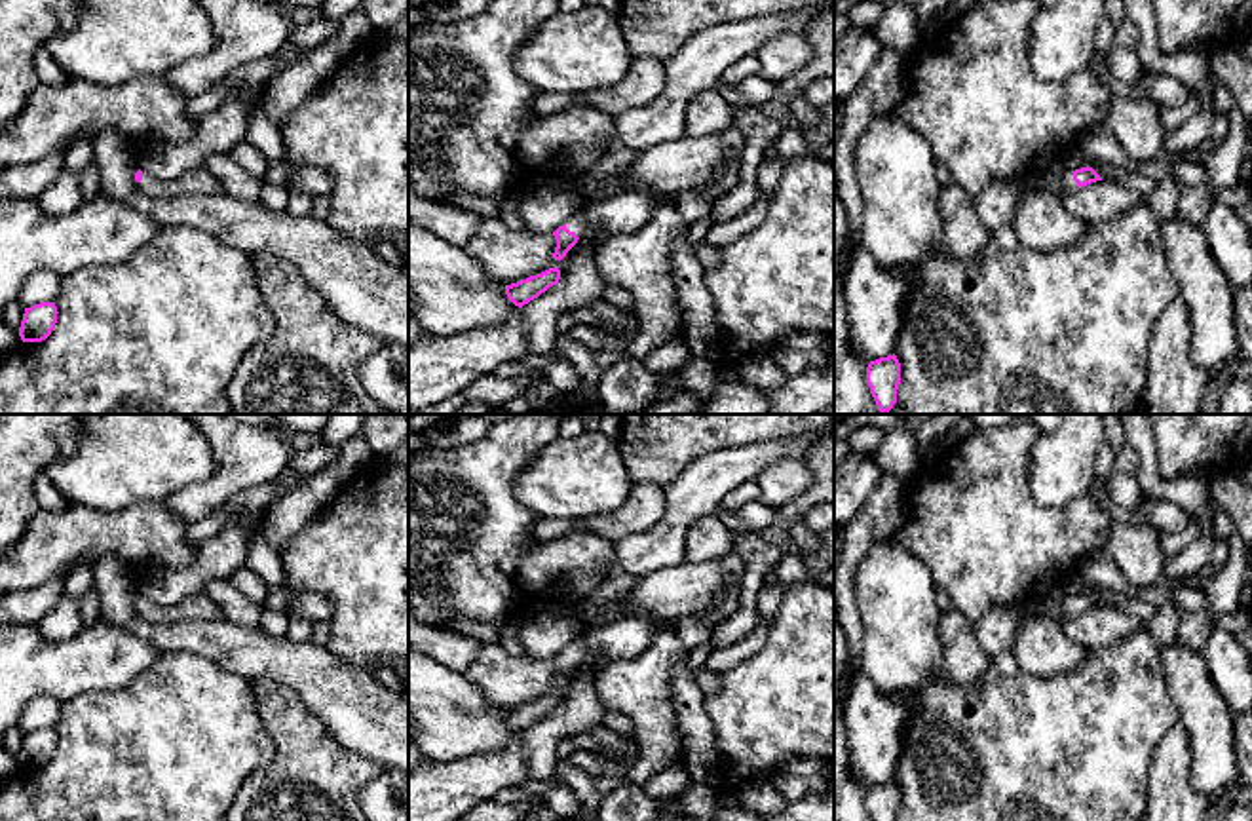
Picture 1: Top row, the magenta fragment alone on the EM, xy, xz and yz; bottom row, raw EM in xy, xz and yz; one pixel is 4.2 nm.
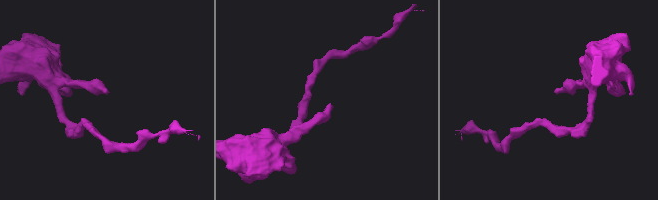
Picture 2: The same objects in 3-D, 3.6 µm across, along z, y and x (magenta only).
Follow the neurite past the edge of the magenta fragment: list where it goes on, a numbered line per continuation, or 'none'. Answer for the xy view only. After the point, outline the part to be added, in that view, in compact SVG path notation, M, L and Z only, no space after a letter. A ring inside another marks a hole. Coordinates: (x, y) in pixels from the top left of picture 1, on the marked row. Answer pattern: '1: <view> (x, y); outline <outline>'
1: xy (196, 181); outline M205 165L190 169L177 181L161 181L142 171L139 192L150 198L177 198L184 194L217 194L224 192L220 182L207 171Z

